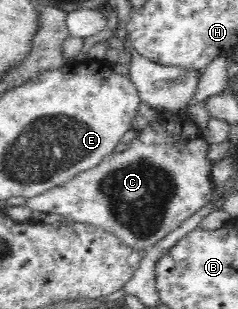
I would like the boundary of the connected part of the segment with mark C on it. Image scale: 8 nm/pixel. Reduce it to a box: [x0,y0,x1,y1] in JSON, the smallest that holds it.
[26,109,213,253]

